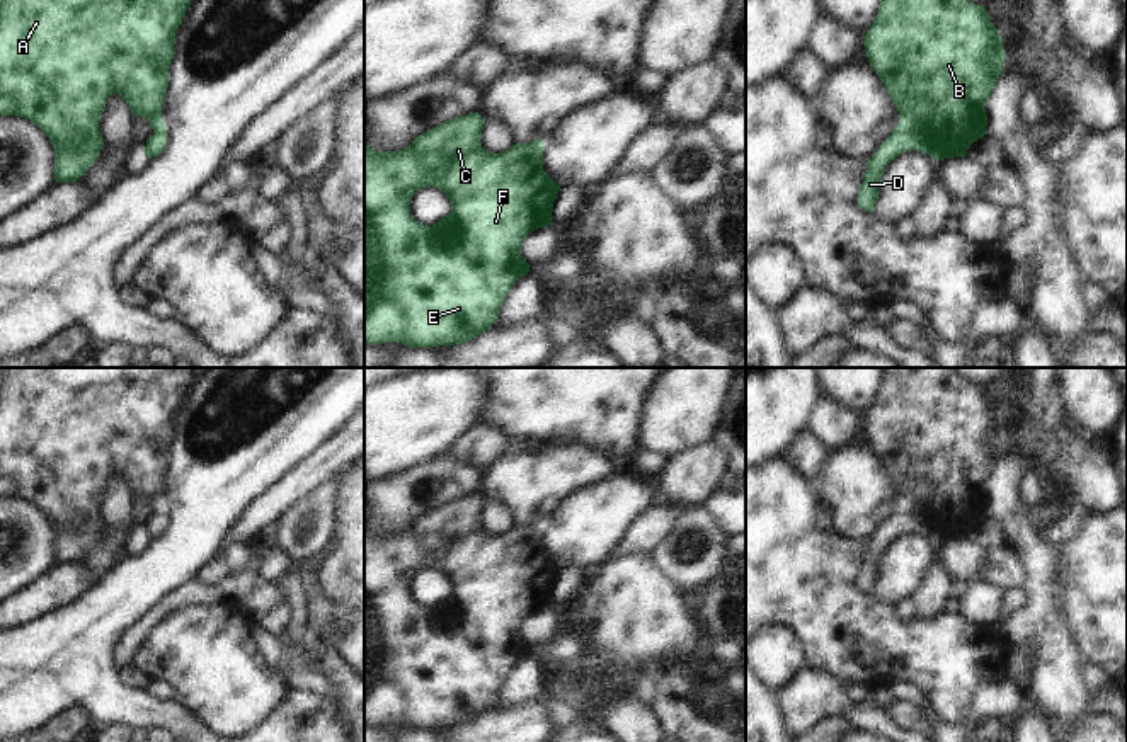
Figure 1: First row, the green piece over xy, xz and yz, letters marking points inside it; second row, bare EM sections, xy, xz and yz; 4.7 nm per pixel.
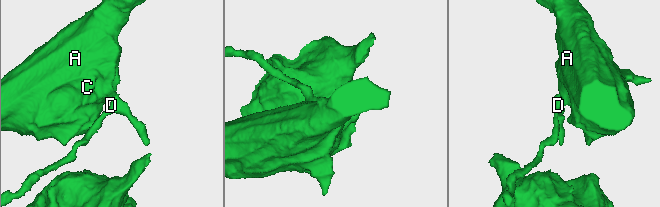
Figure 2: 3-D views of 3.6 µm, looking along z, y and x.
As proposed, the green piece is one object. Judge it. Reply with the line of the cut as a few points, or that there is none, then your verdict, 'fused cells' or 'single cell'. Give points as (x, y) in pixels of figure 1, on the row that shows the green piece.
no cut; single cell

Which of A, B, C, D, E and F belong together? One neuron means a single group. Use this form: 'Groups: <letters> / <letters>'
Groups: A B C D E F

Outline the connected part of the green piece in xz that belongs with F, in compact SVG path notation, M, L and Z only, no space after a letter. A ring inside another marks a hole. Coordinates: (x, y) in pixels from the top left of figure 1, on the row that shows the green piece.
M470 112L419 134L407 148L398 151L375 151L364 143L364 342L402 342L409 347L439 347L468 342L497 322L506 294L519 277L529 272L531 265L521 255L523 240L531 231L553 225L553 203L560 186L543 170L545 140L518 143L502 153L489 153L480 143L483 124L485 119L478 112ZM422 187L438 187L451 203L451 213L432 226L422 225L410 216L410 199Z

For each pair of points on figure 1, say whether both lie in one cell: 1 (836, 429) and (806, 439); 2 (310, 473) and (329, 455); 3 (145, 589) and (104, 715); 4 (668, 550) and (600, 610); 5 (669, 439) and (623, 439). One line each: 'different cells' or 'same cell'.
1: different cells
2: same cell
3: same cell
4: different cells
5: different cells

